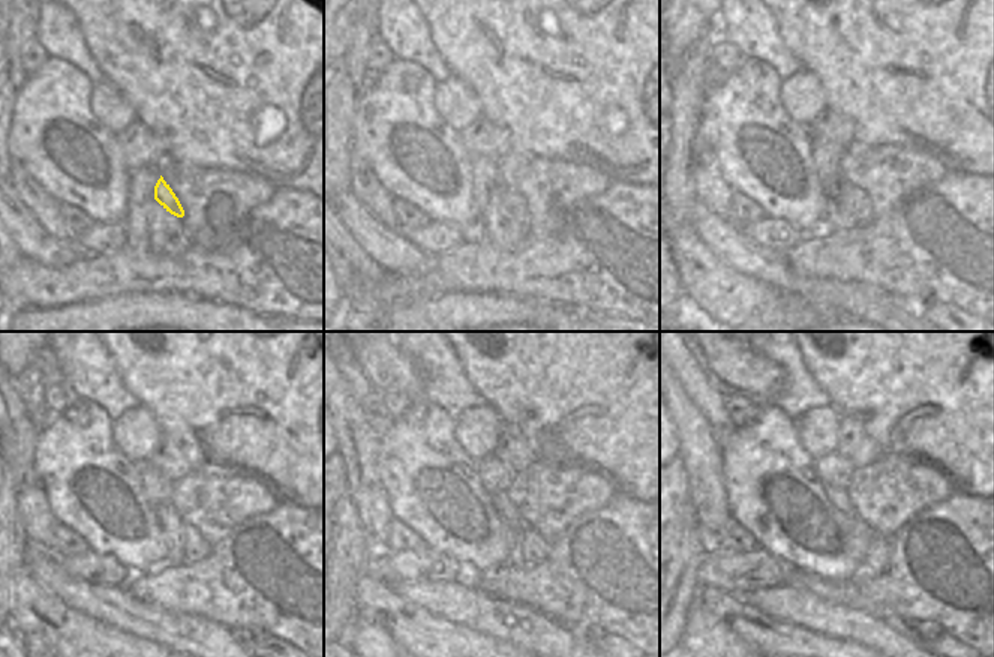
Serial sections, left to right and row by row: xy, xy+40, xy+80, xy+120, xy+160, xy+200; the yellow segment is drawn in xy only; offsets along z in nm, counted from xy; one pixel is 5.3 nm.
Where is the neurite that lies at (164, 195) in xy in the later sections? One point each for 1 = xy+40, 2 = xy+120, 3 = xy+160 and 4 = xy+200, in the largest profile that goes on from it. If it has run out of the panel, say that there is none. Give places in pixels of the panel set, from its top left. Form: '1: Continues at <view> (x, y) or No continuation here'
1: Continues at xy+40 (511, 200)
2: Continues at xy+120 (195, 546)
3: Continues at xy+160 (534, 548)
4: Continues at xy+200 (876, 560).

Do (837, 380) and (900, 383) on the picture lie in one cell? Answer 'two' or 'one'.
one

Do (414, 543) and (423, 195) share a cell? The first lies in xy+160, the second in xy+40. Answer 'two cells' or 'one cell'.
two cells

